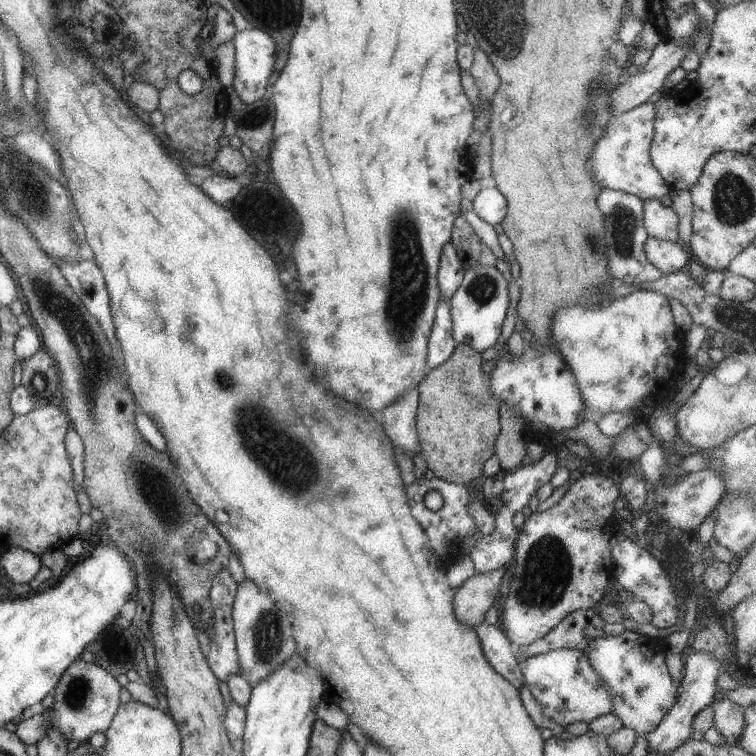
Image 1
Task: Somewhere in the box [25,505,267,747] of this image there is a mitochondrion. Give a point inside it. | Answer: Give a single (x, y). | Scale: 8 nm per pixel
(78, 693)

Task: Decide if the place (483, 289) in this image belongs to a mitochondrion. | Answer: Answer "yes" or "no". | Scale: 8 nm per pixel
yes

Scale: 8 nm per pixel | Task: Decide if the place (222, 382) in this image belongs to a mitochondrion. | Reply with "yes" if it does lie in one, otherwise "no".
yes

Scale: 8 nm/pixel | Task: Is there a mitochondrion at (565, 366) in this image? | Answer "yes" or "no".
no

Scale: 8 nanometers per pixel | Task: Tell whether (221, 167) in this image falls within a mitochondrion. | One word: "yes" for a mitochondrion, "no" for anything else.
no

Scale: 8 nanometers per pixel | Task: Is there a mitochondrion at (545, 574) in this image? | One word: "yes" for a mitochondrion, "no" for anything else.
yes

